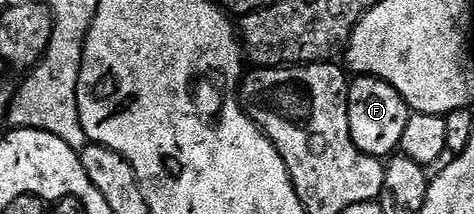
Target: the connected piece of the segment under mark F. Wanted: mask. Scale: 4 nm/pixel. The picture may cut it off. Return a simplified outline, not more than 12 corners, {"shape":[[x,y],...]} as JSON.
{"shape":[[376,76],[347,90],[347,130],[357,152],[390,157],[411,113]]}

